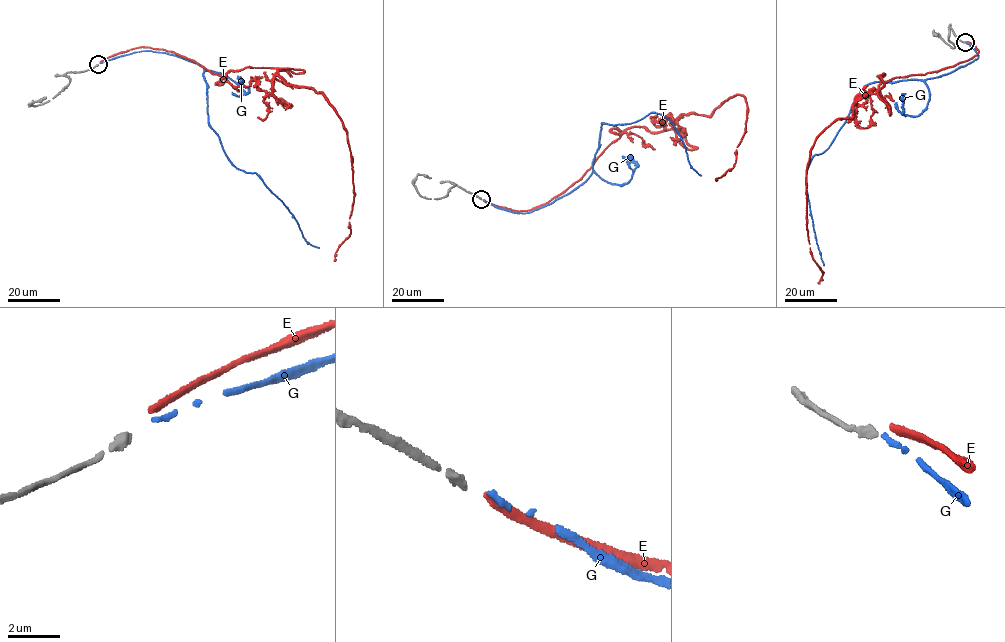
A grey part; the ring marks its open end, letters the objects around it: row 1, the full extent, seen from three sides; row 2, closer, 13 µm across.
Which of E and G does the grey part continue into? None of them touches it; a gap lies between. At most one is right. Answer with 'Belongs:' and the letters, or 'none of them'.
Belongs: G

